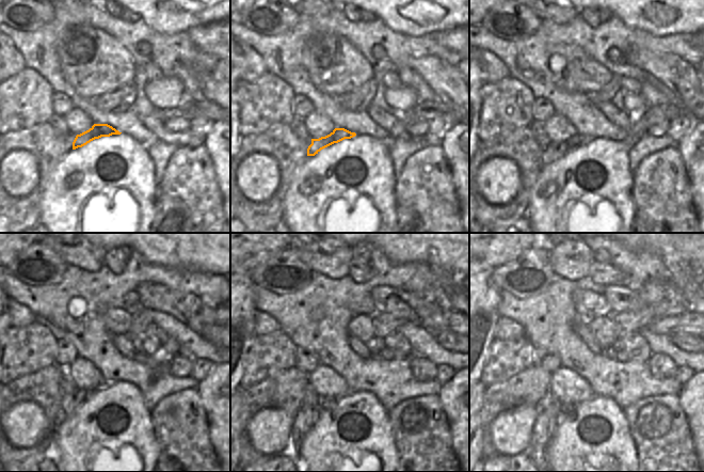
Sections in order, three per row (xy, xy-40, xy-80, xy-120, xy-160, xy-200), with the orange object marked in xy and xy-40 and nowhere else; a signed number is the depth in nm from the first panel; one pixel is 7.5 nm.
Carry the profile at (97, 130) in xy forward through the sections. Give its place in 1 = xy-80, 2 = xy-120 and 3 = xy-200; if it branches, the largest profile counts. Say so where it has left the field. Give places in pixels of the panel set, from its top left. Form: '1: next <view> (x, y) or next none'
1: next xy-80 (556, 151)
2: next xy-120 (69, 403)
3: next xy-200 (545, 425)

